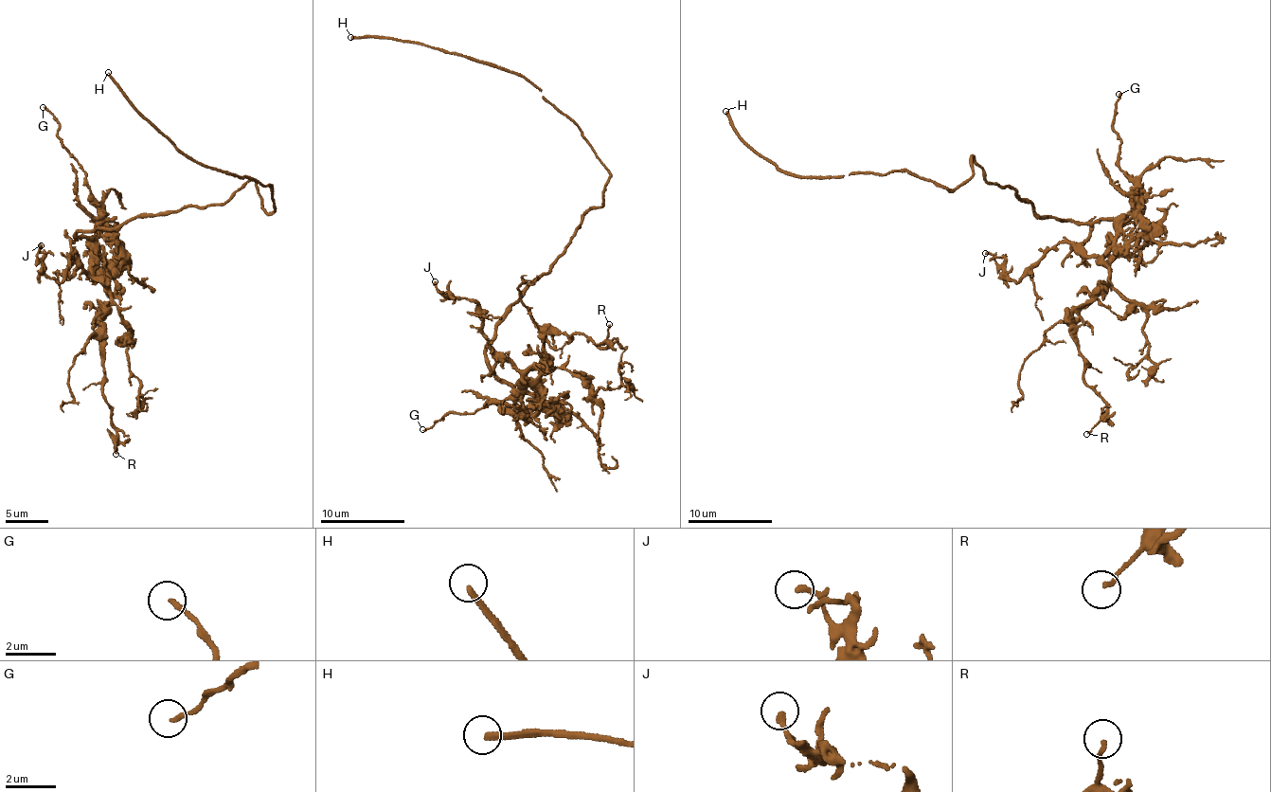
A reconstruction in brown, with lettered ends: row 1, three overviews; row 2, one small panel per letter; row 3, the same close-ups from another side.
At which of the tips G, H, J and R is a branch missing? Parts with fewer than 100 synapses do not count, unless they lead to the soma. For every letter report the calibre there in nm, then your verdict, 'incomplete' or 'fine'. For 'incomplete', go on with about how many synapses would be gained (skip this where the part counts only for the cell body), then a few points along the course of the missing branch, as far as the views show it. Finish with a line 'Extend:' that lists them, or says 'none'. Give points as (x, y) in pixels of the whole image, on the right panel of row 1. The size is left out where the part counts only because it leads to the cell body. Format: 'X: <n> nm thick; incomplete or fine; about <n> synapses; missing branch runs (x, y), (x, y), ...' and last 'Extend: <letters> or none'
G: 180 nm thick; fine
H: 240 nm thick; incomplete
J: 200 nm thick; fine
R: 160 nm thick; fine
Extend: H

